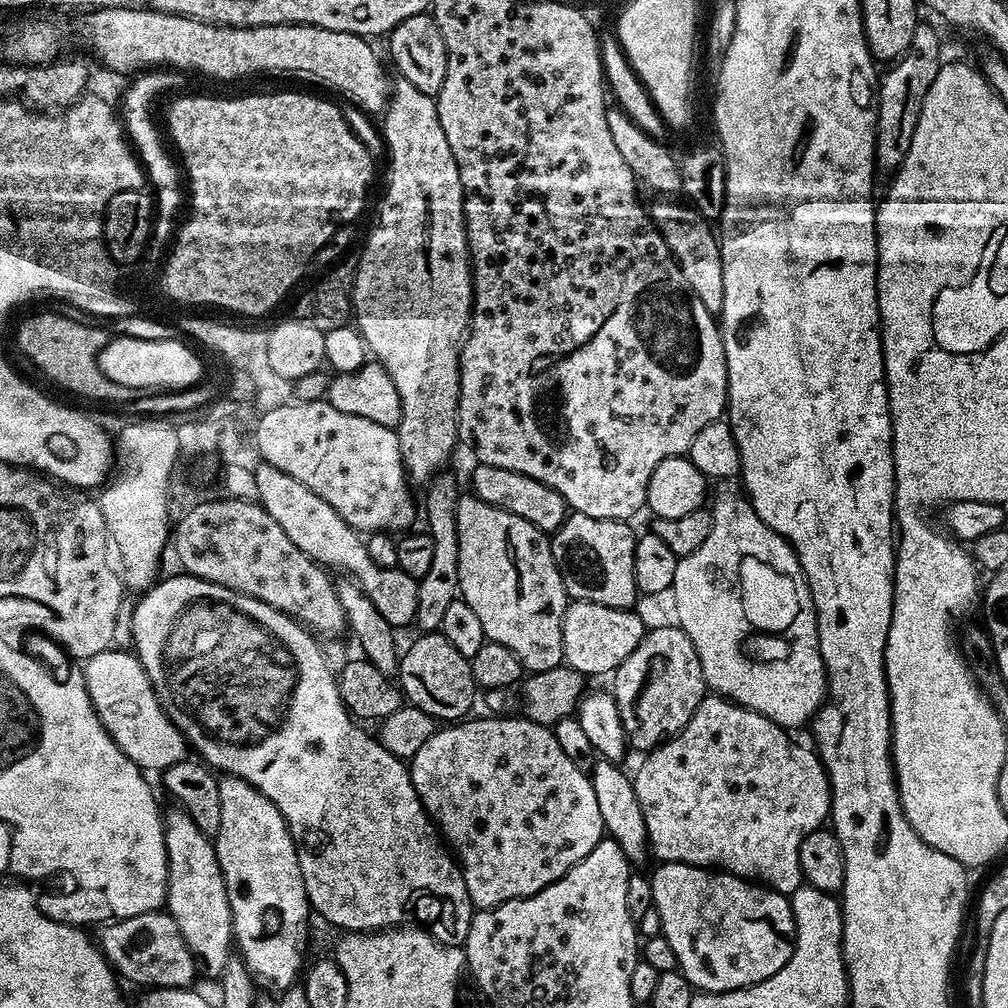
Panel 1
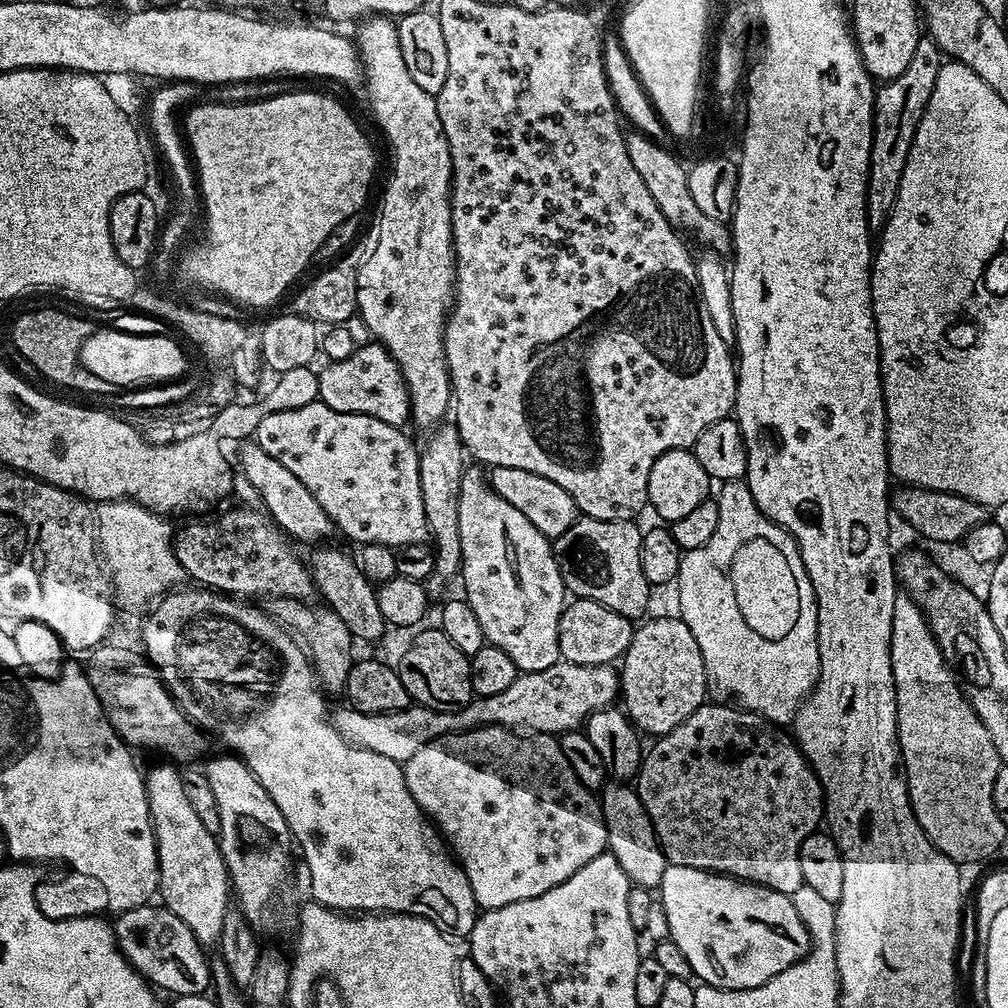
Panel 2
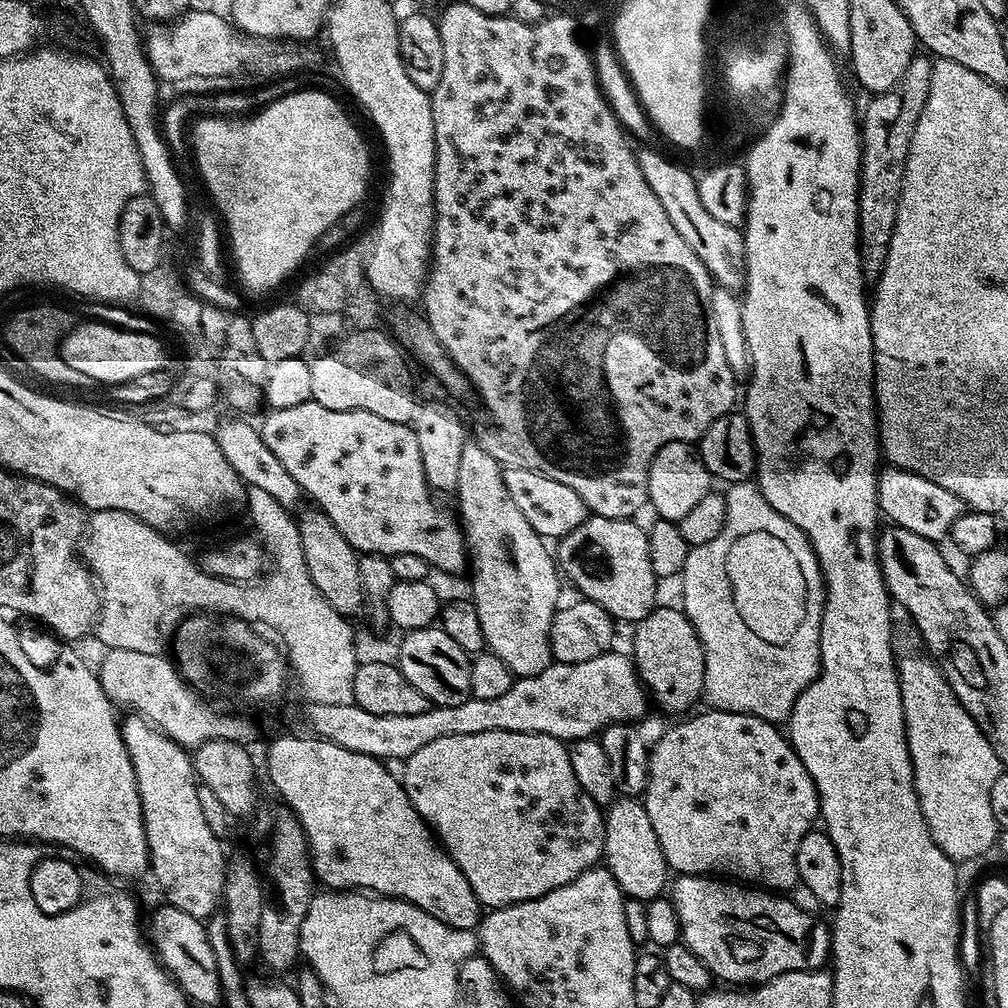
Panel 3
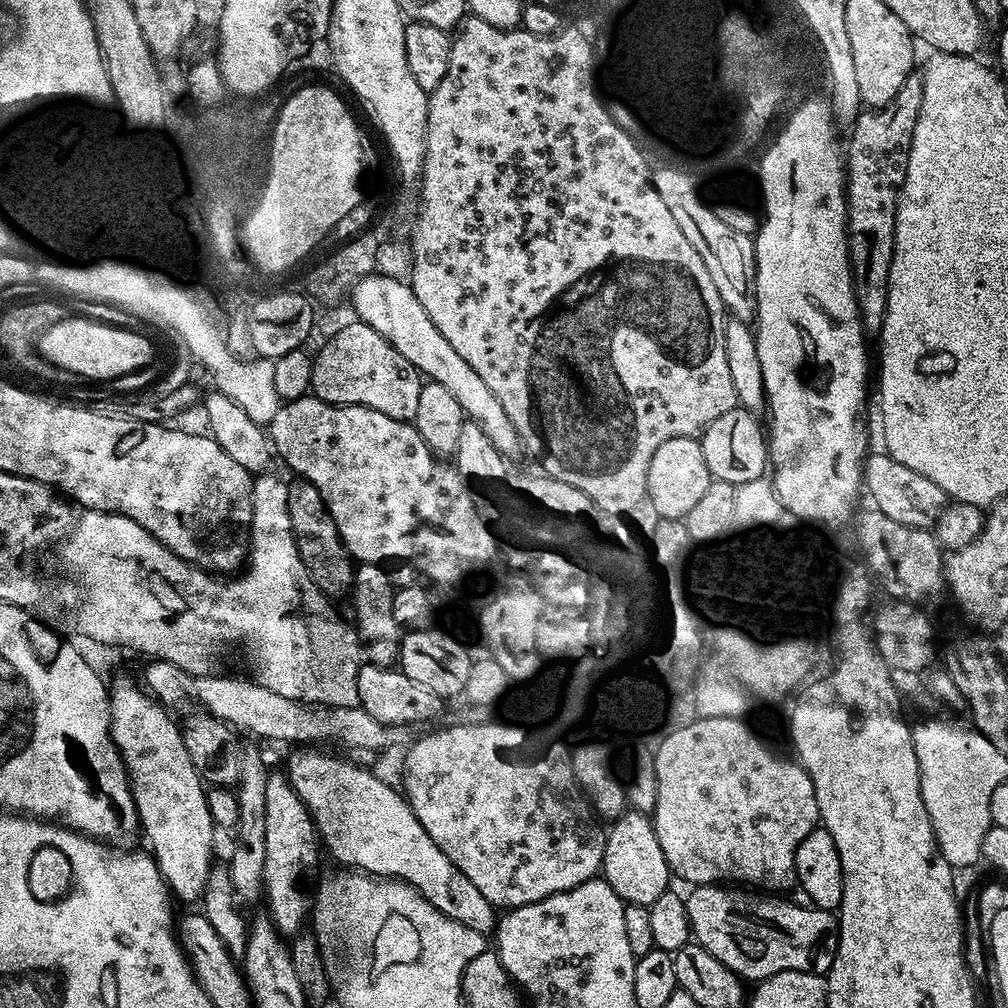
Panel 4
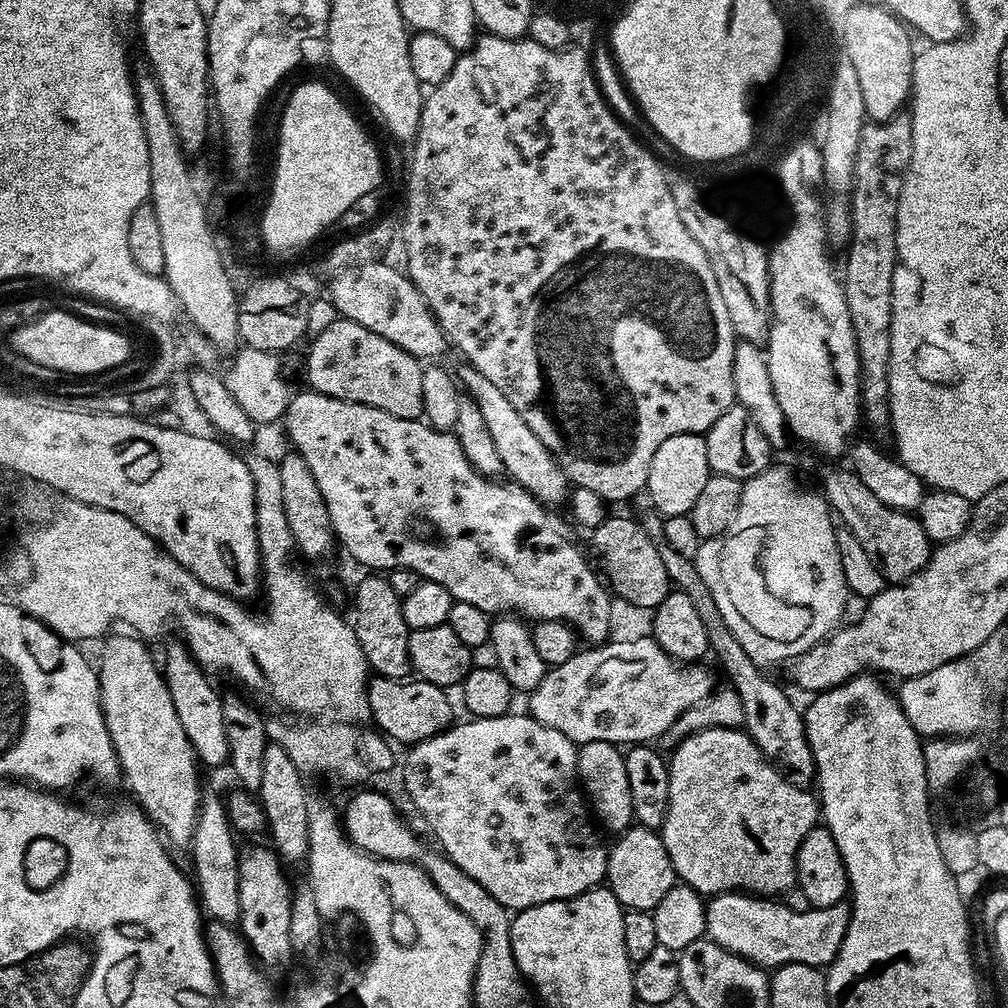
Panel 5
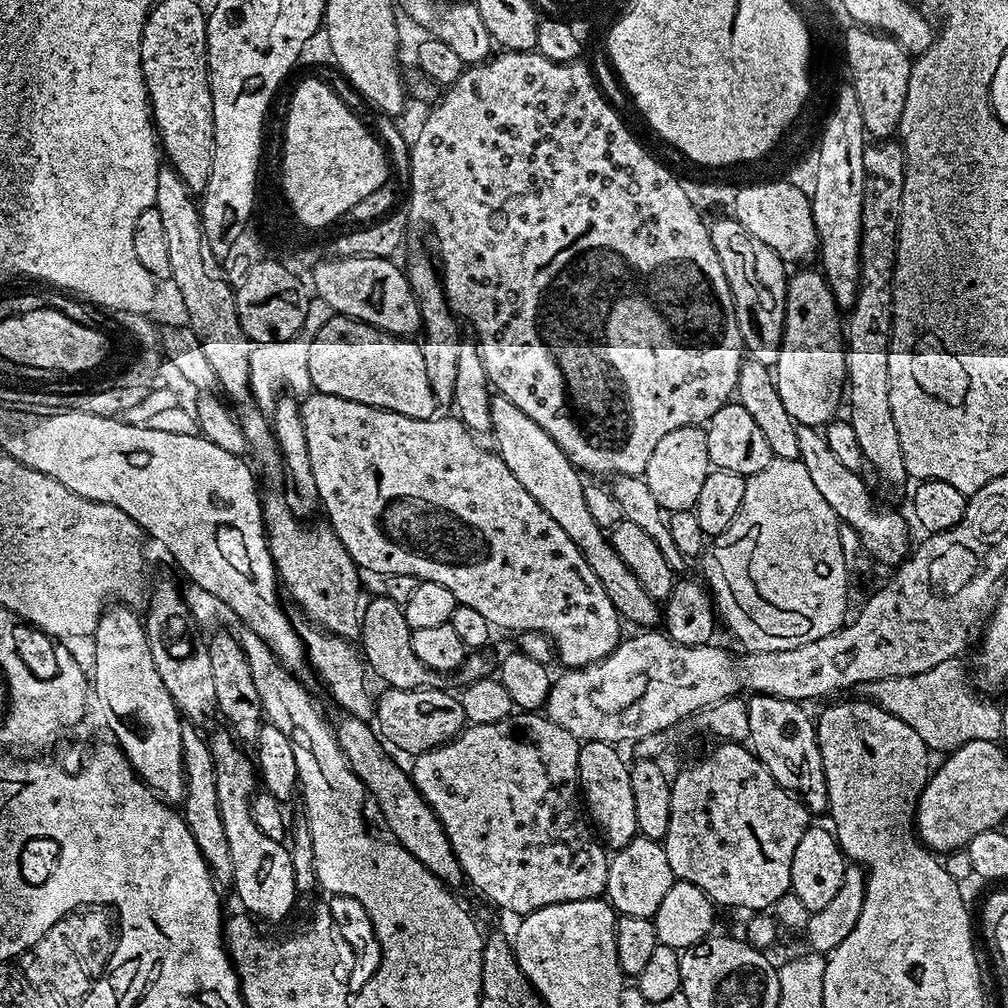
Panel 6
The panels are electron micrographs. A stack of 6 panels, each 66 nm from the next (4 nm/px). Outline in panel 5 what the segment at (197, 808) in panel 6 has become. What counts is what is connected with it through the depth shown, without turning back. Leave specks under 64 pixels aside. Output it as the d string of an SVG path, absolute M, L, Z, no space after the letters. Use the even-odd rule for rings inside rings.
M205 791L200 797L200 808L196 811L196 825L190 845L193 868L191 871L194 873L194 886L198 891L203 915L217 924L235 925L240 919L238 870L241 853L238 848L236 852L232 836L234 837L234 829L232 823L228 821L225 801L221 797L219 800L214 793Z

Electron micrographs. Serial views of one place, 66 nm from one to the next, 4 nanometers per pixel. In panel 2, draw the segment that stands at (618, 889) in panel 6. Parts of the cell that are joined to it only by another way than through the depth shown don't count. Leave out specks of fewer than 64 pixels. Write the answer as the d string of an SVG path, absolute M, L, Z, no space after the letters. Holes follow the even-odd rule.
M608 782L599 793L598 799L604 815L607 851L611 852L614 858L618 858L618 866L622 866L622 870L635 887L659 889L662 874L666 874L669 862L656 841L656 831L650 822L650 814L646 814L646 806L642 806L635 787L628 782Z

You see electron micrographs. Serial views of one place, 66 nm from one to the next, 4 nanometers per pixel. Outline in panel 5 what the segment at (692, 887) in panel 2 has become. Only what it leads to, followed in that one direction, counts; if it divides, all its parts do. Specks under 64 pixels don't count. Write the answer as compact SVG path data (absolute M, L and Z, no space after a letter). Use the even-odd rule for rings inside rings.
M722 892L707 901L704 931L707 939L765 970L780 970L783 964L805 964L808 968L823 969L836 959L851 917L852 909L844 902L795 912L776 898Z

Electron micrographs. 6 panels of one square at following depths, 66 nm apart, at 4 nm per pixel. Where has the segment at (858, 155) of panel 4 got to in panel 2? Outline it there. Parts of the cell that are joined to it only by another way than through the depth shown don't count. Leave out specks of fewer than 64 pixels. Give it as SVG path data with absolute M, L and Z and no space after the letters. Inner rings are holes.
M921 38L918 46L914 46L914 58L910 58L906 70L898 74L898 78L885 80L875 89L872 102L872 145L870 146L870 166L868 167L868 226L872 230L883 229L888 215L892 212L894 202L898 198L898 190L902 182L902 174L906 170L908 155L916 137L916 127L924 116L926 106L930 102L930 94L934 90L934 82L938 82L938 70L942 63L942 53L931 38Z

